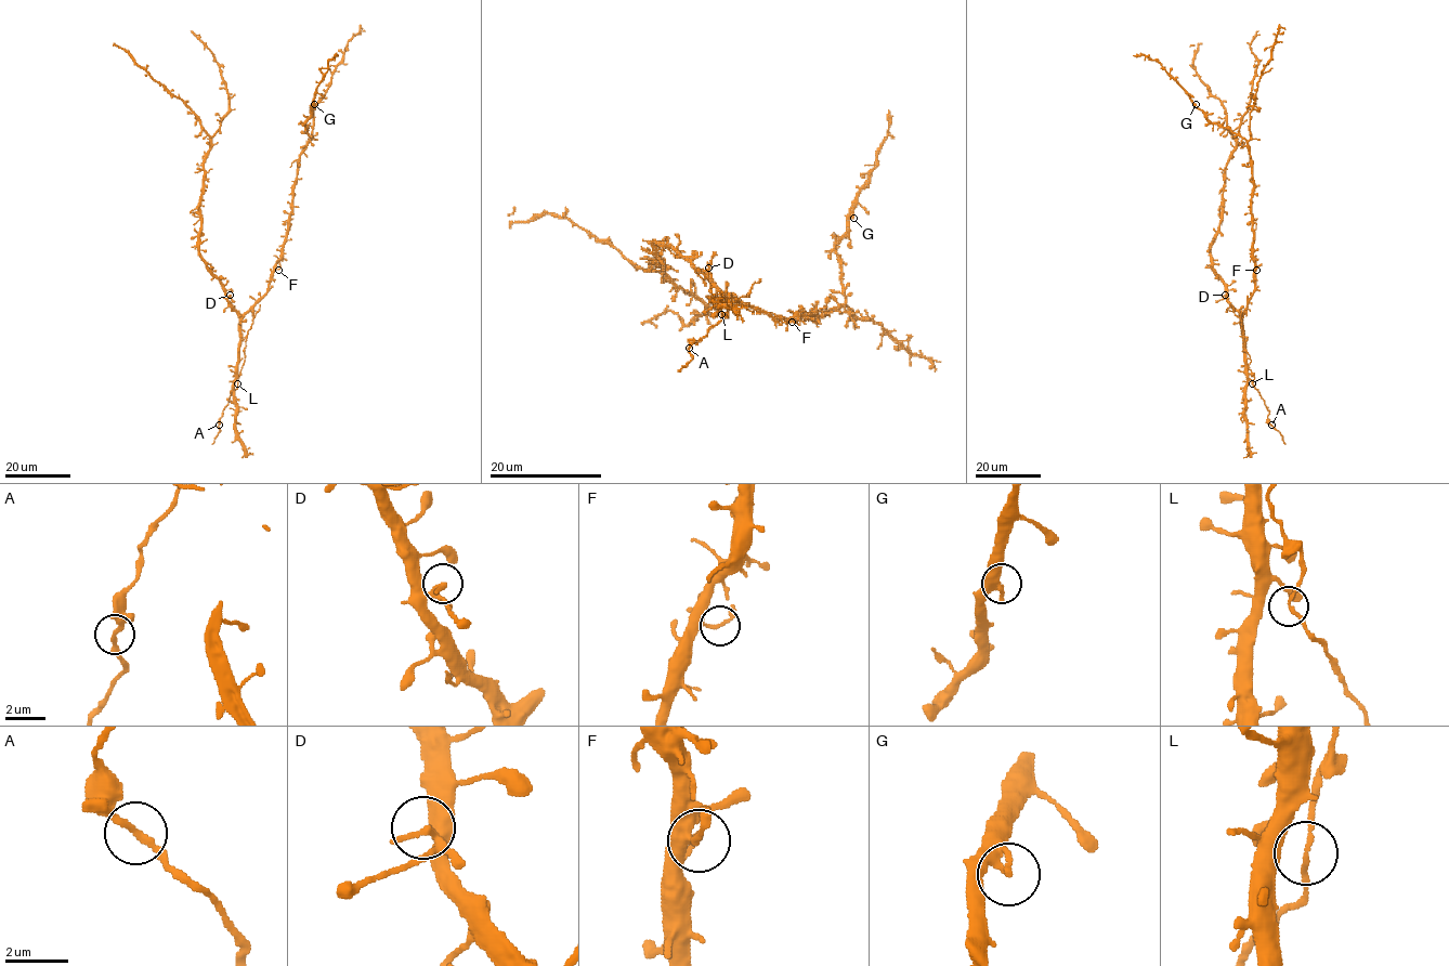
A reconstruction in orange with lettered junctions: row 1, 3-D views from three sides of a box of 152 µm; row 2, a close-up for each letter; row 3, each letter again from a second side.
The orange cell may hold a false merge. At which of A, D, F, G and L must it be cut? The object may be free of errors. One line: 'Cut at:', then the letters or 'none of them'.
Cut at: none of them

